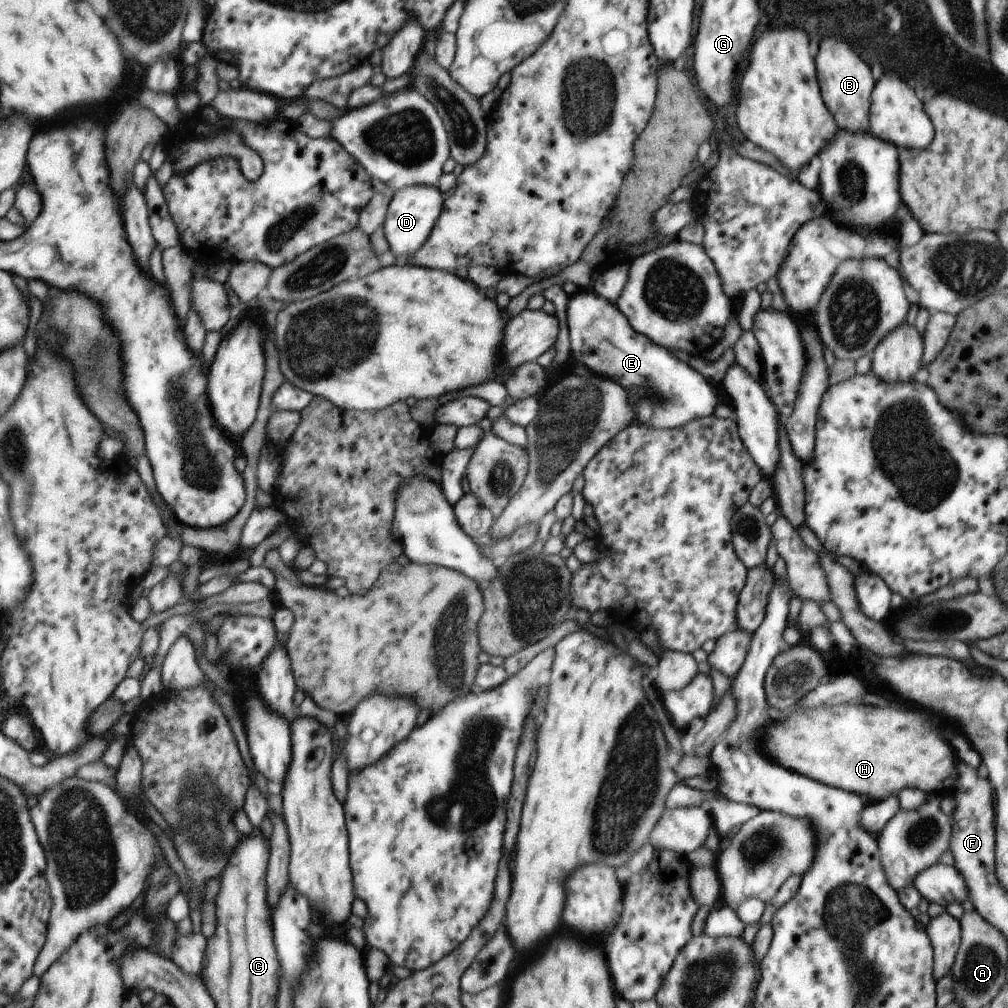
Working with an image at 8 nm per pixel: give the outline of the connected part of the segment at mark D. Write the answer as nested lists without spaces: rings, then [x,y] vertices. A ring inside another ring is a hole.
[[[409,185],[394,191],[384,216],[383,234],[388,242],[388,250],[395,262],[404,262],[409,255],[423,247],[438,216],[442,212],[443,198],[437,186]]]

